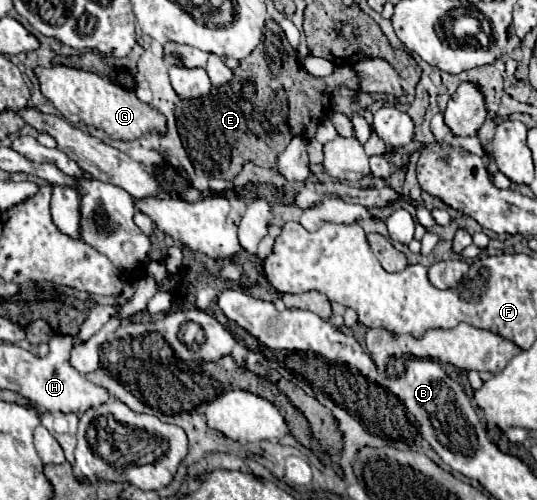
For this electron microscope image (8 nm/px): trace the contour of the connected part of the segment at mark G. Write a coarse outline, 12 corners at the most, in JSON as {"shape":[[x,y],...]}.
{"shape":[[36,66],[70,124],[134,140],[166,118],[94,72]]}

